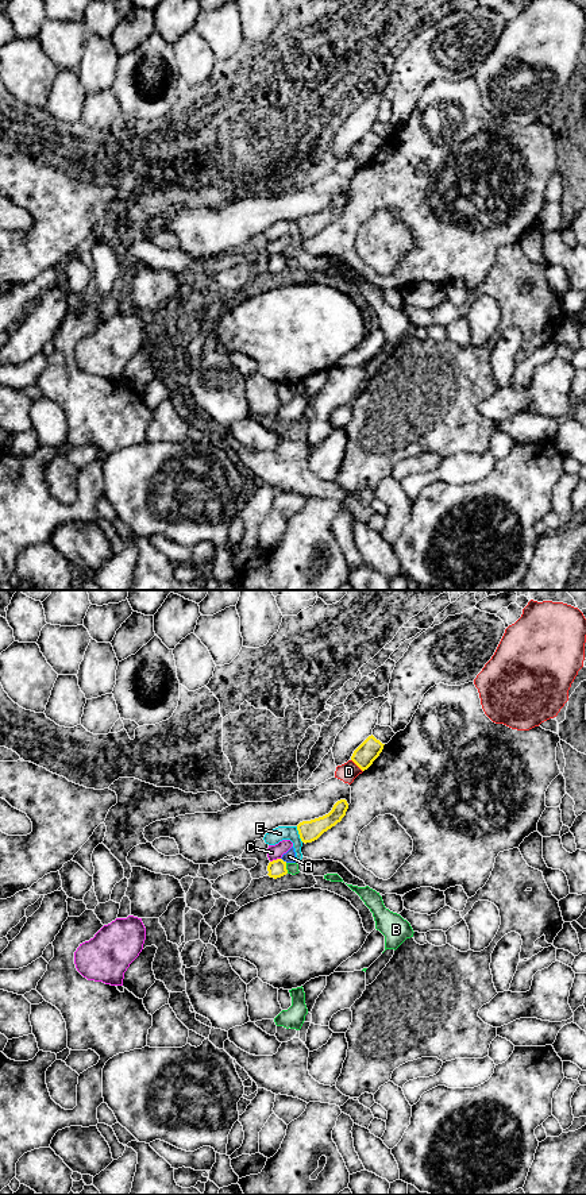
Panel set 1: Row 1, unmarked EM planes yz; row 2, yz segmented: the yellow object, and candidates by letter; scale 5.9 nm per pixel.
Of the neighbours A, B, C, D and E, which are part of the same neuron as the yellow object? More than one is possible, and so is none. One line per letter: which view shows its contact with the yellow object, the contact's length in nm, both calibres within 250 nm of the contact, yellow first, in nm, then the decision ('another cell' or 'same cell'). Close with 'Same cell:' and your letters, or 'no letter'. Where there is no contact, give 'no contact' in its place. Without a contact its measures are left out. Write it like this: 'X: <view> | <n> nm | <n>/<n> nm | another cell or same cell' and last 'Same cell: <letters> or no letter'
A: yz | 50 nm | 110/70 nm | another cell
B: yz | 70 nm | 110/70 nm | another cell
C: yz | 70 nm | 110/90 nm | another cell
D: yz | 100 nm | 130/110 nm | another cell
E: yz | 100 nm | 130/90 nm | another cell
Same cell: no letter

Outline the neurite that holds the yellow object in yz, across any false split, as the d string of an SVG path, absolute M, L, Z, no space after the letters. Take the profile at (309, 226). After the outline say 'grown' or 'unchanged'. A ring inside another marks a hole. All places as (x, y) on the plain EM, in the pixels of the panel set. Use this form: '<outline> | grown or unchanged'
M346 194L338 196L332 205L319 213L302 216L297 220L297 225L302 238L312 238L317 235L324 227L335 221L346 211L348 198Z | unchanged

